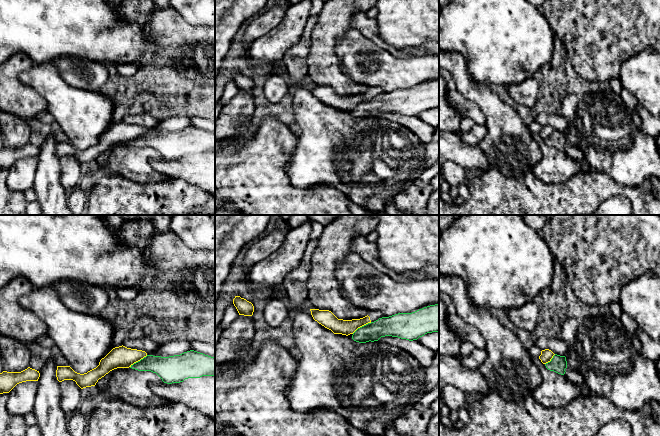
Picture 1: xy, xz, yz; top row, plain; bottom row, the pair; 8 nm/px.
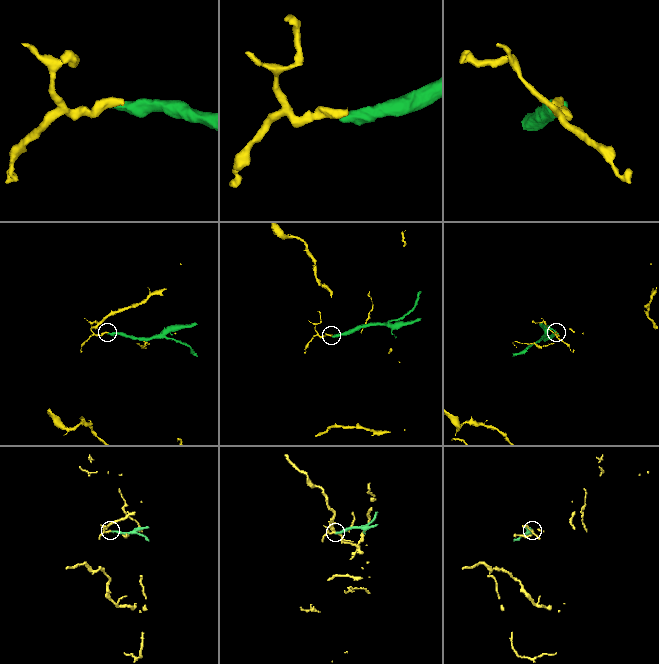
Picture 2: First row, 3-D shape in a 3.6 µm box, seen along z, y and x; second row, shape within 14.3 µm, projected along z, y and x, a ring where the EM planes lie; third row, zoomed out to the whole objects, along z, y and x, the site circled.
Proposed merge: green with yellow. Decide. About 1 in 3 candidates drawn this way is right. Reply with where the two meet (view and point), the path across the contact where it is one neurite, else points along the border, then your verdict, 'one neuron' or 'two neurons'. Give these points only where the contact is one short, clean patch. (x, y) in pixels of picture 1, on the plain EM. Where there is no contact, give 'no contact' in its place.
contact xz (362, 102); border xz (371, 98), (358, 103), (352, 109); two neurons

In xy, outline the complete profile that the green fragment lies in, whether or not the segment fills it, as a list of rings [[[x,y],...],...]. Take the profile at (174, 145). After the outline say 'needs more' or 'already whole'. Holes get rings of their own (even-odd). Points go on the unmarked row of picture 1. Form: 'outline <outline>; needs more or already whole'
outline [[[194,126],[169,133],[147,131],[130,144],[156,149],[167,160],[180,159],[188,154],[215,152],[215,133]]]; already whole

